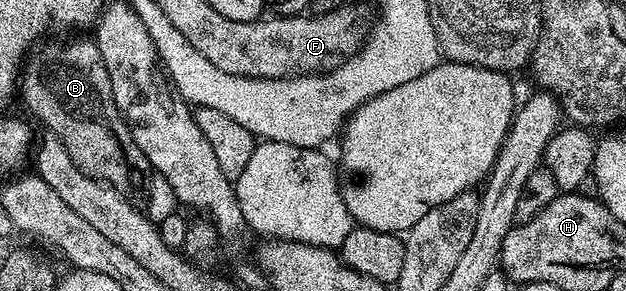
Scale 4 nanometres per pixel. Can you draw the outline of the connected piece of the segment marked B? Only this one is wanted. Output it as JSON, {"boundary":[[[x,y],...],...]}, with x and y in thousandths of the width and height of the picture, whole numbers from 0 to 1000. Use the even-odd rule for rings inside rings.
{"boundary":[[[152,137],[121,141],[117,155],[77,155],[65,182],[56,182],[43,199],[29,278],[30,330],[38,330],[46,381],[77,440],[75,454],[81,467],[101,491],[112,546],[118,546],[133,595],[142,595],[155,622],[168,622],[182,639],[212,698],[228,694],[246,632],[246,584],[233,533],[227,533],[227,505],[214,491],[211,443],[182,354],[169,216]]]}

